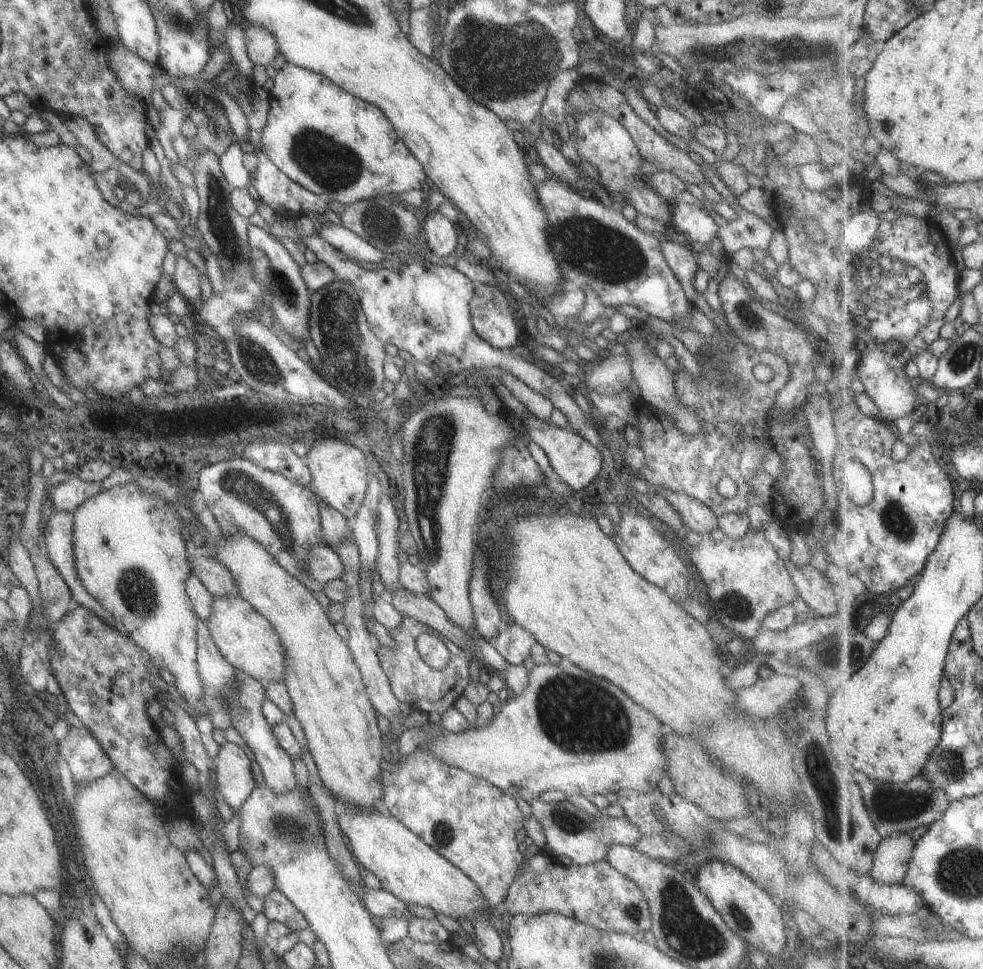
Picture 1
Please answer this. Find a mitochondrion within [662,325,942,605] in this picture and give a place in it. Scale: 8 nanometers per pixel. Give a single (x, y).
(898, 523)

